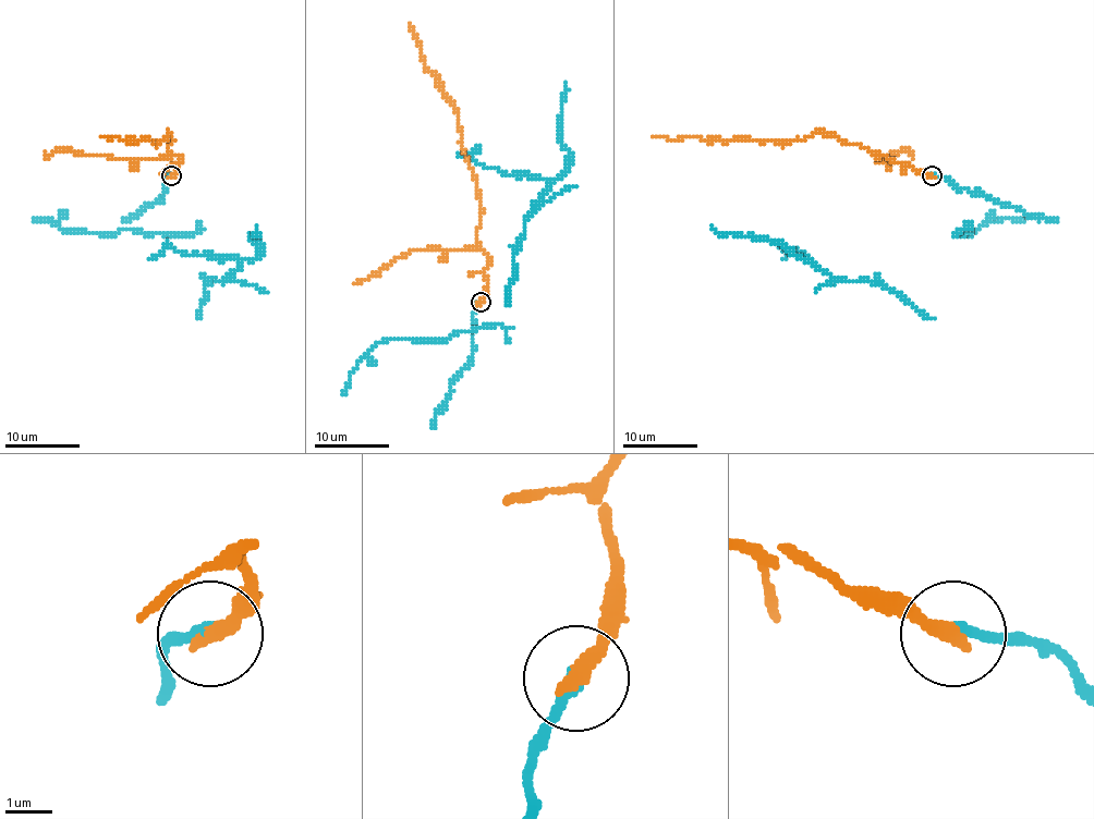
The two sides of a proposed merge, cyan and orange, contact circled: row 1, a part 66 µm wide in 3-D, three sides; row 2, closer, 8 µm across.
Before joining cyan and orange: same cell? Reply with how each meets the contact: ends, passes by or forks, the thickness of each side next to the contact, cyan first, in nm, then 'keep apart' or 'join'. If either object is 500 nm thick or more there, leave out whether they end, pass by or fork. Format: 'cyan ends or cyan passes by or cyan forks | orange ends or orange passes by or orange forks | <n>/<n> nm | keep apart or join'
cyan ends | orange ends | 240/400 nm | join

